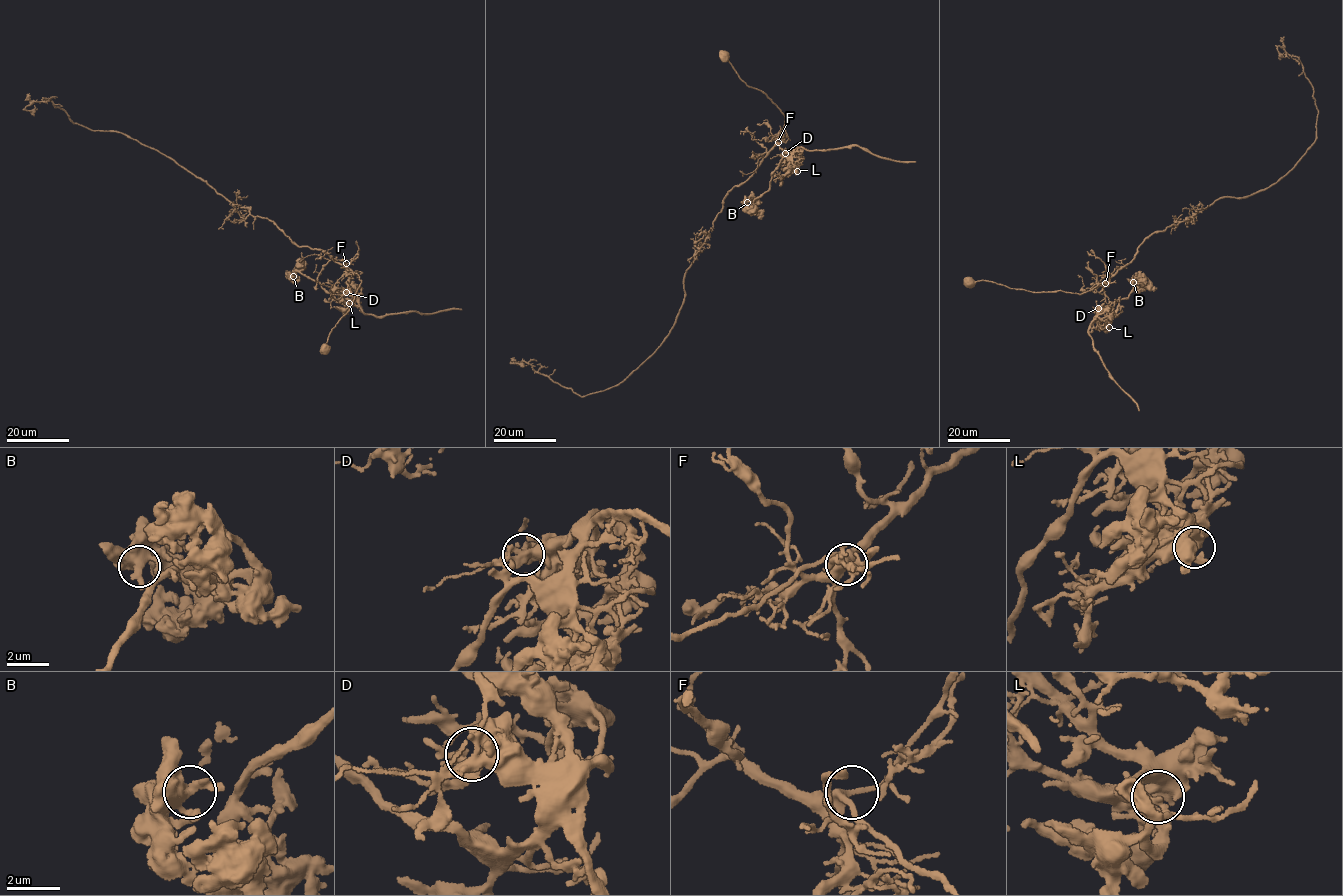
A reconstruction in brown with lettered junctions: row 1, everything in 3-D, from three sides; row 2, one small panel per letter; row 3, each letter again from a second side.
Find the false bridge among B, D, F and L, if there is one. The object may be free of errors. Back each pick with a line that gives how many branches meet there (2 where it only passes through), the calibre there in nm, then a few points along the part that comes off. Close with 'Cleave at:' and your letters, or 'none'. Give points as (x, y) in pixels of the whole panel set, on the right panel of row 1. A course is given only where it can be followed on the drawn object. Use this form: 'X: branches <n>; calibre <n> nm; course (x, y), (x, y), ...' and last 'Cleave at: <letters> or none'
D: branches 3; calibre 380 nm; course (1098, 308), (1149, 236), (1267, 188), (1303, 156), (1317, 111), (1299, 59), (1278, 47), (1284, 57)
Cleave at: D

